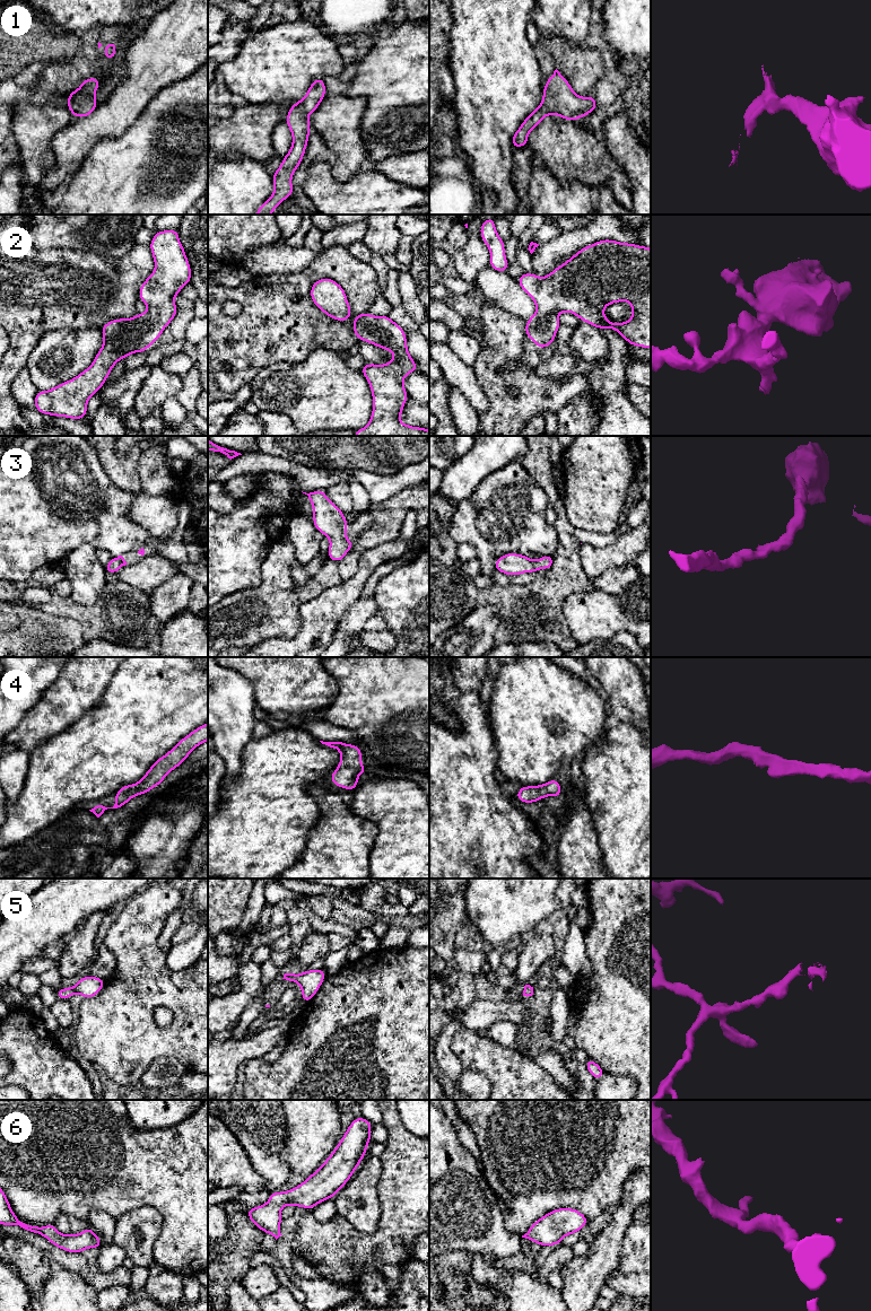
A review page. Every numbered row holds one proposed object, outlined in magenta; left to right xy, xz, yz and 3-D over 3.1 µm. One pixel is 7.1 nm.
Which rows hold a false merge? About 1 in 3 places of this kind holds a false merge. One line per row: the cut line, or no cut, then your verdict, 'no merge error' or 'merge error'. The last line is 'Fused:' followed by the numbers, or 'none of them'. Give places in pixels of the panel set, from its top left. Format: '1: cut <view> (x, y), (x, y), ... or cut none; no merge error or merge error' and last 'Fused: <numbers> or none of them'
1: cut none; no merge error
2: cut none; no merge error
3: cut none; no merge error
4: cut none; no merge error
5: cut none; no merge error
6: cut none; no merge error
Fused: none of them

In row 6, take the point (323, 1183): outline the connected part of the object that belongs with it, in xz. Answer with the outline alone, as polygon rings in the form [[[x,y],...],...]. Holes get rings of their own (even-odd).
[[[360,1117],[355,1118],[339,1144],[323,1164],[306,1180],[288,1191],[270,1192],[269,1201],[246,1212],[250,1221],[276,1240],[280,1233],[281,1209],[286,1205],[311,1211],[317,1204],[333,1198],[348,1182],[366,1155],[373,1124]]]

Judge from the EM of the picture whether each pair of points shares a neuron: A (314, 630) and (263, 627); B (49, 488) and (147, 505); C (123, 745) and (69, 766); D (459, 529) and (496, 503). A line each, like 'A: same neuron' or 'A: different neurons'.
A: different neurons
B: different neurons
C: same neuron
D: same neuron

